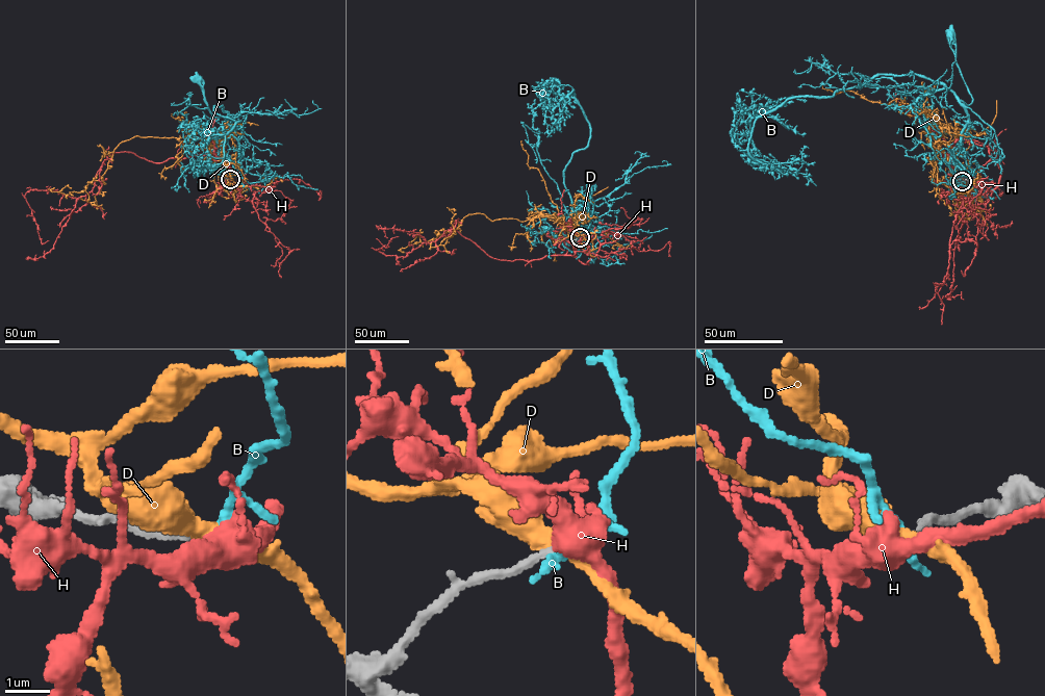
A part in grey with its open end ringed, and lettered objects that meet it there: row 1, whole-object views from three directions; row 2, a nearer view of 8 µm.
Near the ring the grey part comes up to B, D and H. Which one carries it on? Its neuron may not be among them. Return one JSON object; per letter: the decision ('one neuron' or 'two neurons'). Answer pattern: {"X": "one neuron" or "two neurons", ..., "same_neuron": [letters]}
{"B": "two neurons", "D": "two neurons", "H": "one neuron", "same_neuron": ["H"]}

